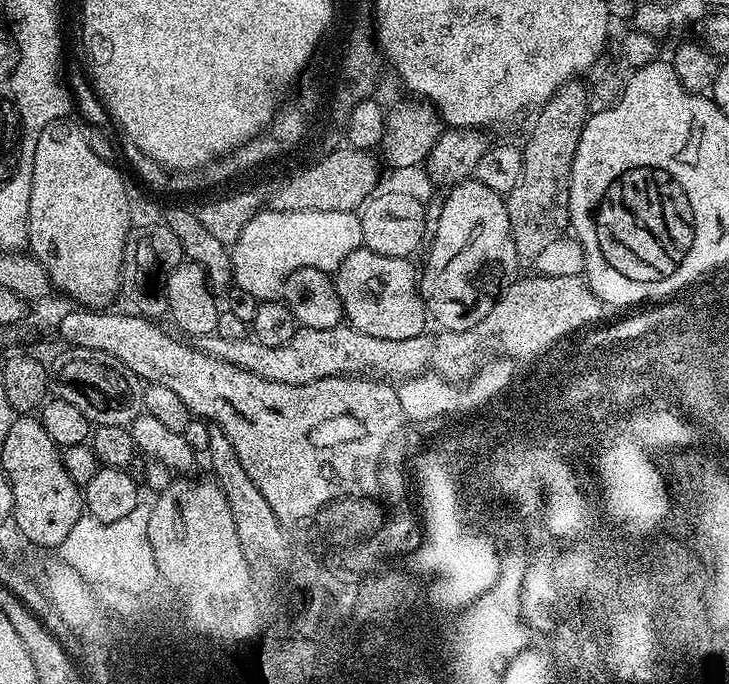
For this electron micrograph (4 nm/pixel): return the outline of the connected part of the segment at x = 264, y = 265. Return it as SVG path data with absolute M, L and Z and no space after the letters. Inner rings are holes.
M261 210L231 245L235 287L254 294L258 301L284 291L283 278L299 268L317 268L332 274L354 249L363 245L362 226L346 212L277 212ZM272 276L280 277L272 280Z

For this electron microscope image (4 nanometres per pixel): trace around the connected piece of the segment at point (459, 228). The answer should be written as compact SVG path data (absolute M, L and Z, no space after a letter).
M474 178L451 185L447 192L440 217L434 220L436 237L428 252L428 269L423 269L418 287L427 315L433 316L443 331L461 332L482 322L500 293L517 279L518 257L505 197Z

